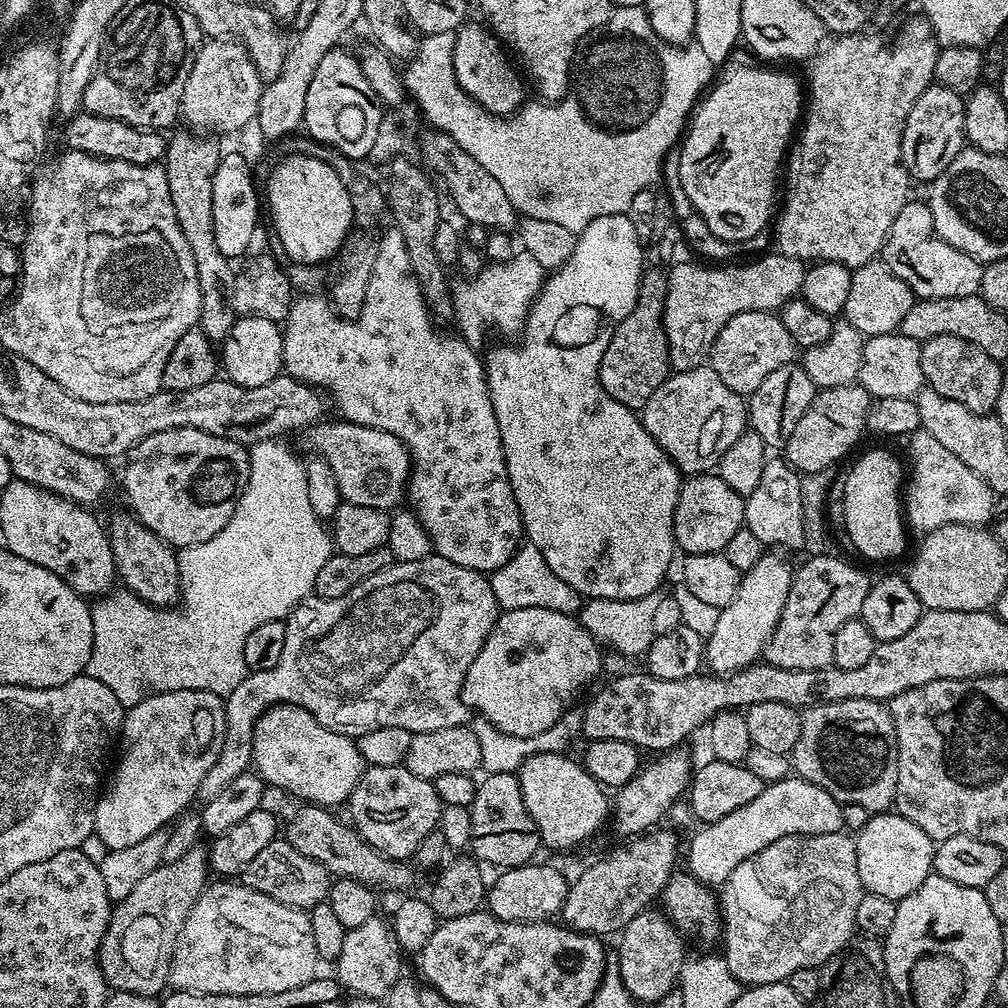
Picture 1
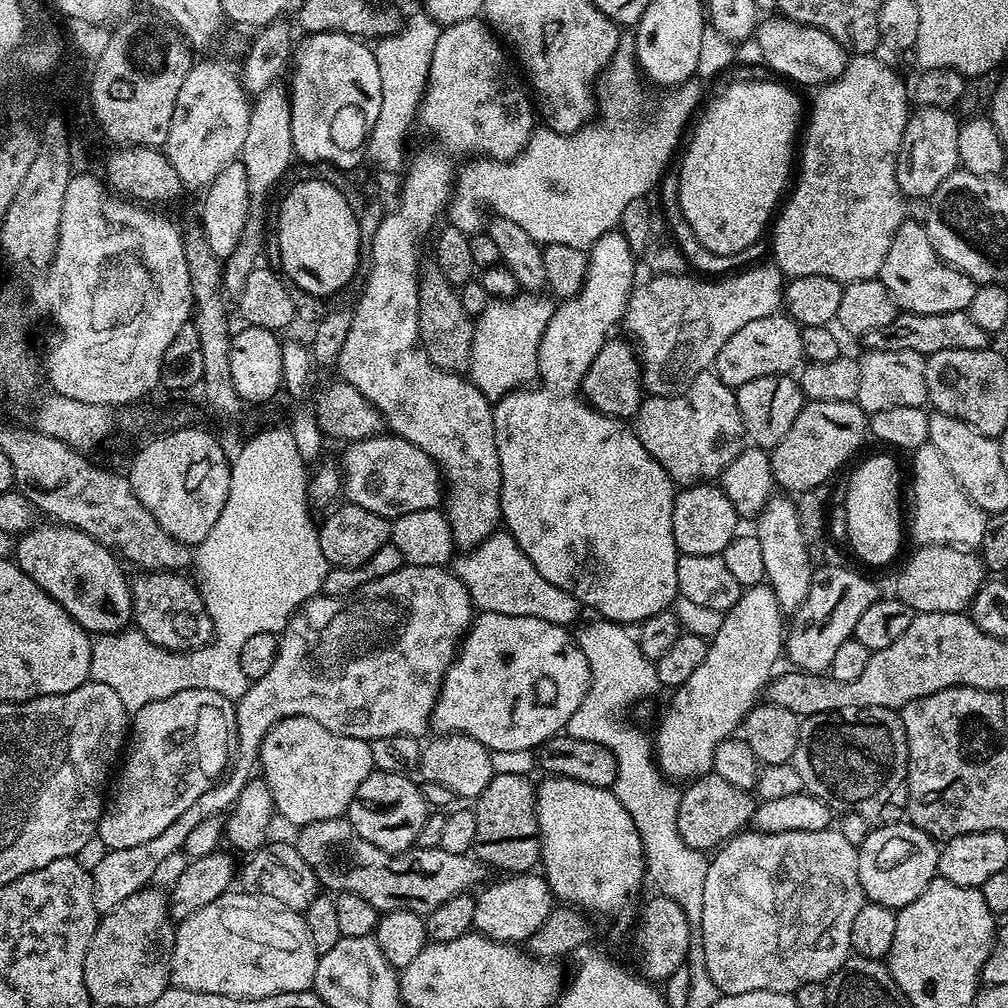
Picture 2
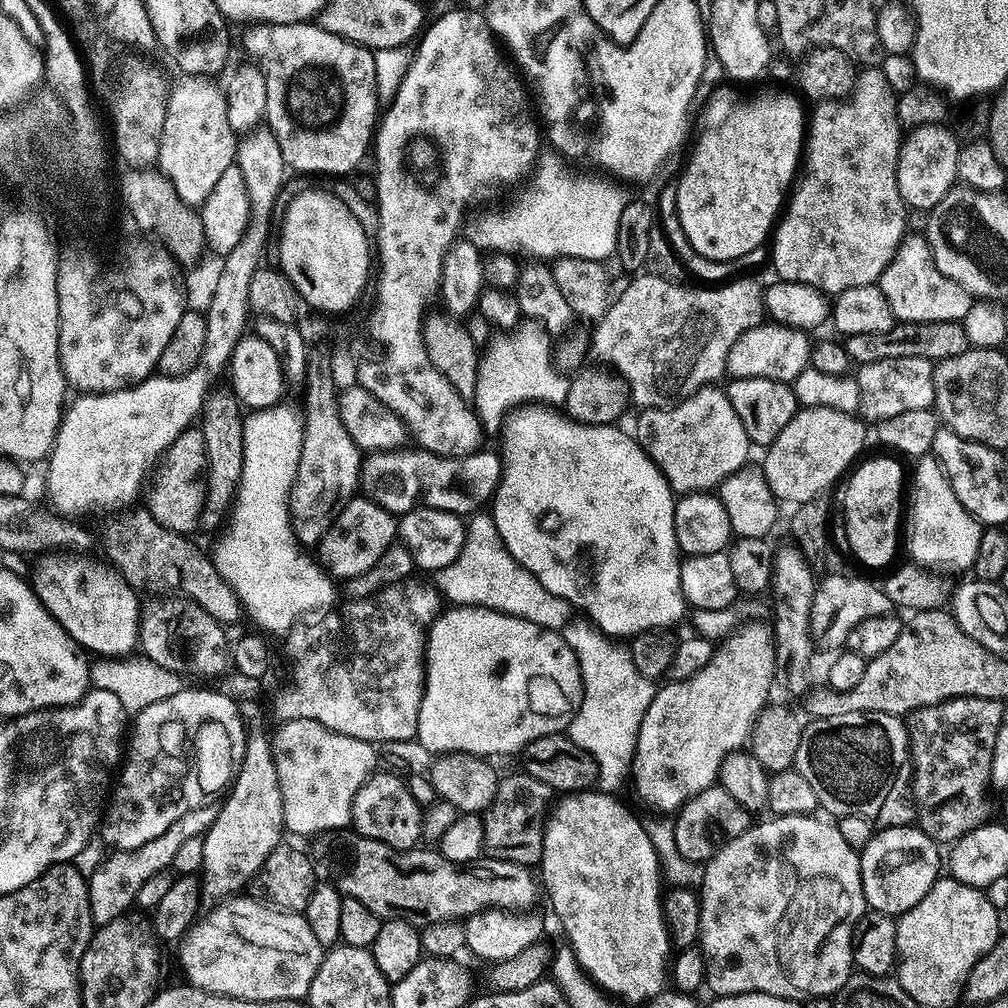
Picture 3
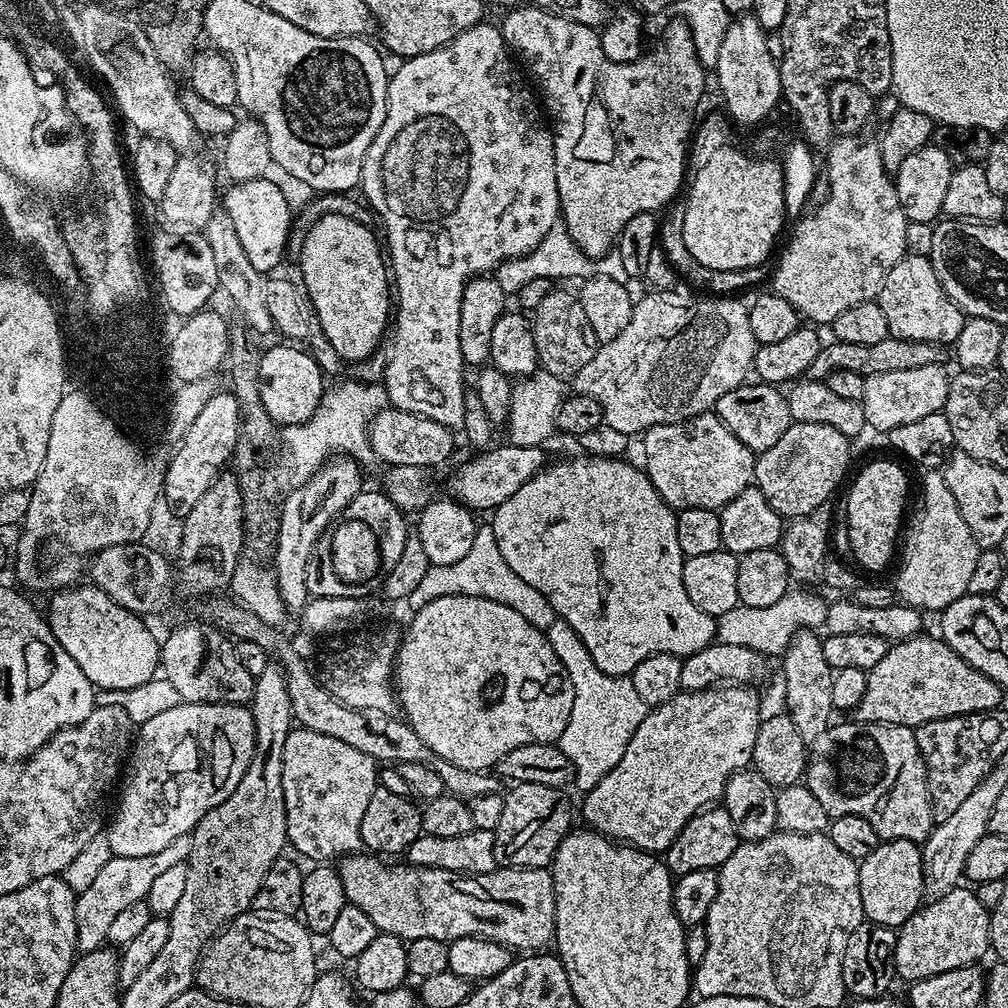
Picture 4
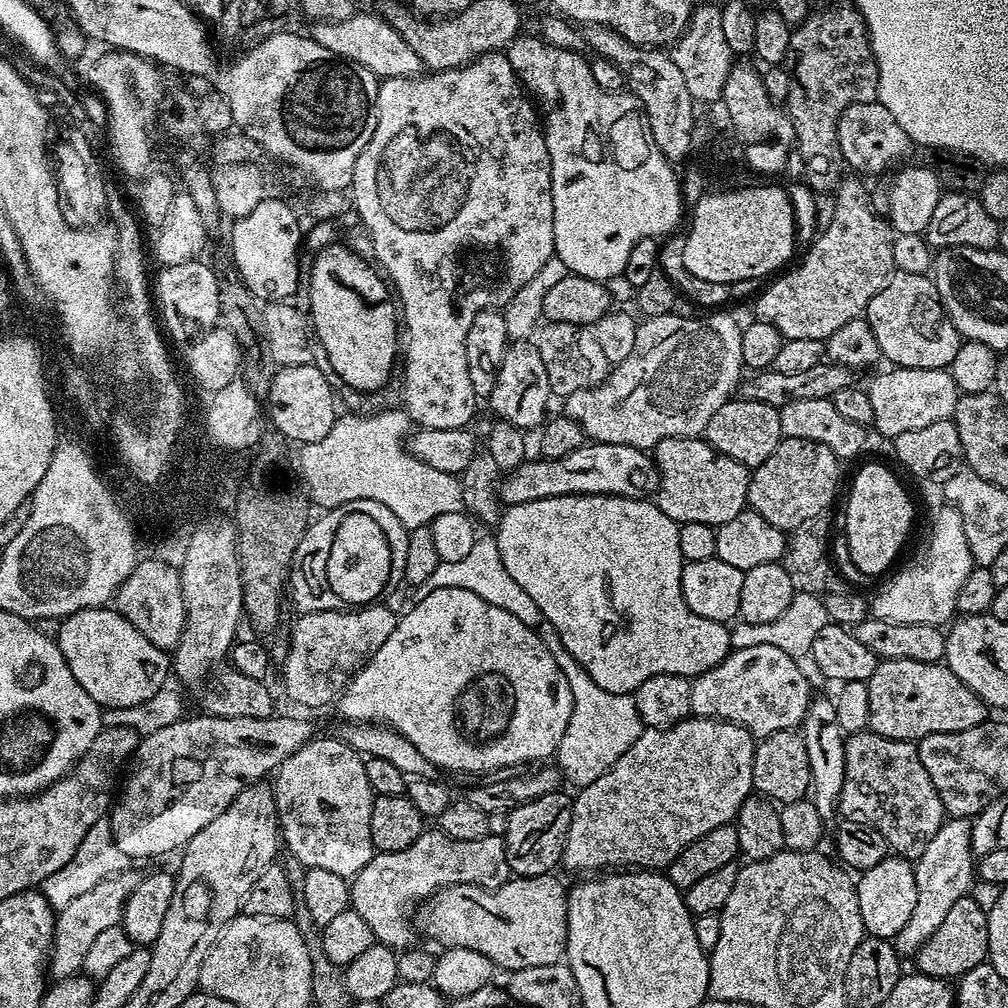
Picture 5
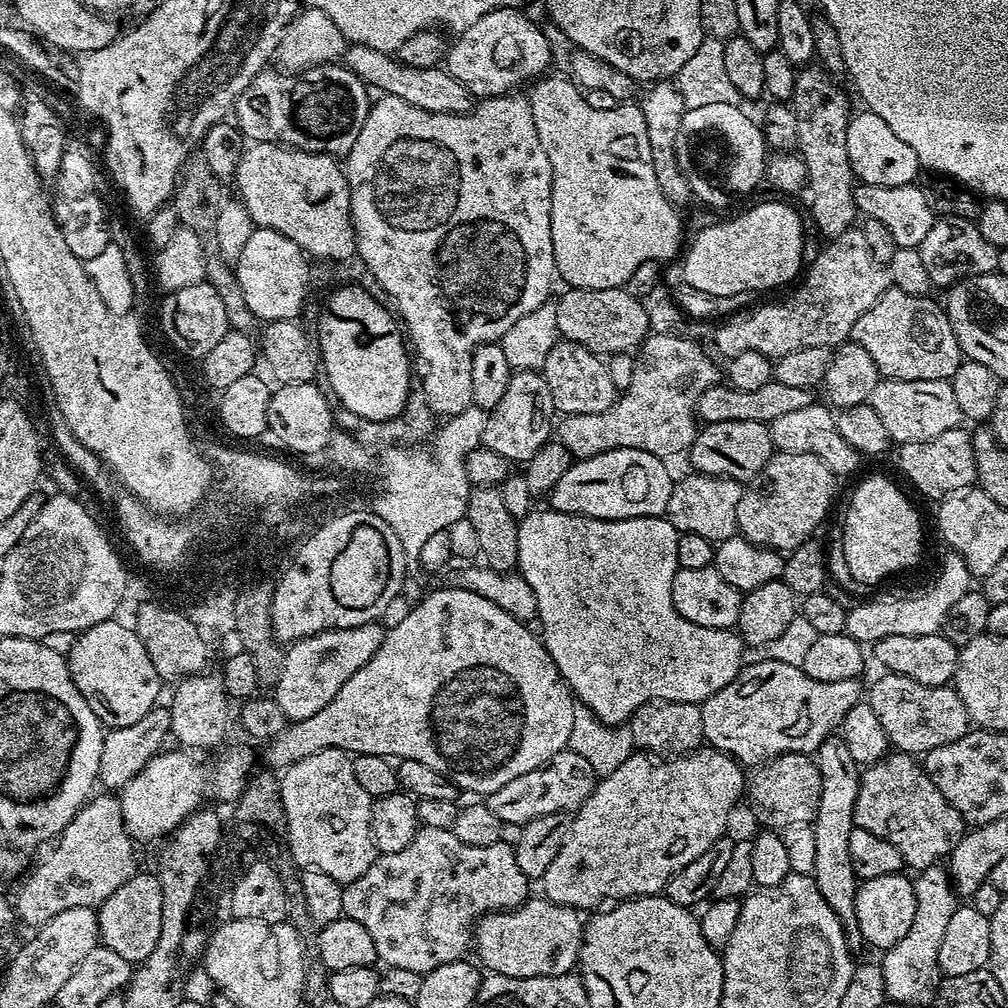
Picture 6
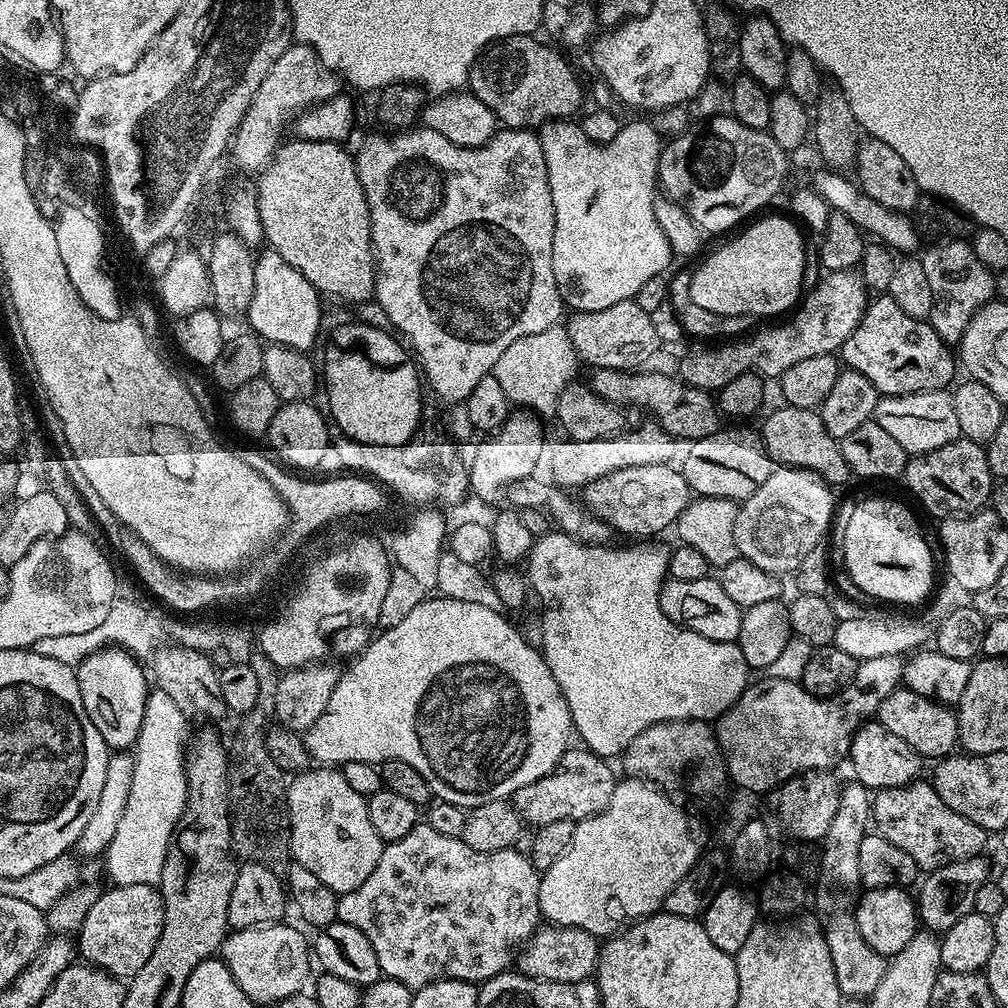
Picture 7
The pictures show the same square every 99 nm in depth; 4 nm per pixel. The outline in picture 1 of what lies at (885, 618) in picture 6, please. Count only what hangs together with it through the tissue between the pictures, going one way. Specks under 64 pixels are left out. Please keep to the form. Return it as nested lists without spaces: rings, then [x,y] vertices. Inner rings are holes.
[[[929,432],[912,433],[907,444],[912,455],[912,476],[910,472],[906,484],[906,520],[911,527],[913,524],[920,534],[927,534],[951,524],[984,526],[991,521],[996,511],[994,494],[970,466],[950,454],[950,450]]]

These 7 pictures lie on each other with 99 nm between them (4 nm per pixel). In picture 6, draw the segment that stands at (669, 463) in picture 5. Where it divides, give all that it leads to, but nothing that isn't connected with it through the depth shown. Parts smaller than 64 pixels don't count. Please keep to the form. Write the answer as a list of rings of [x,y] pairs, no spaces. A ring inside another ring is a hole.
[[[693,471],[692,476],[684,476],[672,485],[666,518],[677,532],[698,534],[701,538],[719,542],[737,535],[736,519],[738,502],[742,498],[745,485],[738,480],[727,480],[721,476],[703,476]]]

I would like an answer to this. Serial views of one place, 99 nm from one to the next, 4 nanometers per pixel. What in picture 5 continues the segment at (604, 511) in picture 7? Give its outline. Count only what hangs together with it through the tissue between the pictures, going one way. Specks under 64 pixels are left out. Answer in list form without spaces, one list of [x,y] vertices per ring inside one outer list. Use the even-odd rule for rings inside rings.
[[[586,442],[580,448],[570,450],[570,454],[562,458],[535,459],[525,459],[524,463],[511,469],[499,481],[501,505],[534,502],[538,498],[577,496],[578,494],[648,498],[655,493],[660,482],[660,473],[656,470],[655,459],[645,449],[634,446]]]

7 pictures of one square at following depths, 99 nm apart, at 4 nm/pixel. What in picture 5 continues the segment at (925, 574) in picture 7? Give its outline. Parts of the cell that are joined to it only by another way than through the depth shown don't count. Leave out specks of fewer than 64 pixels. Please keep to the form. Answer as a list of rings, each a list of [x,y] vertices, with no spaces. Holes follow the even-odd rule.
[[[862,465],[852,480],[848,505],[844,508],[844,540],[848,543],[848,556],[853,566],[864,576],[887,573],[893,567],[891,564],[901,559],[900,551],[912,532],[915,516],[903,482],[886,465]]]

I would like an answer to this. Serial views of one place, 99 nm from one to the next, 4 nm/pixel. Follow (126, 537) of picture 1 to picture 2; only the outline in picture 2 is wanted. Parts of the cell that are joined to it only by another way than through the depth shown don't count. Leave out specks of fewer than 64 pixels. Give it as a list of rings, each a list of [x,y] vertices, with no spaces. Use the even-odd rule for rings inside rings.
[[[141,571],[140,576],[137,580],[133,579],[131,581],[132,585],[132,618],[135,624],[135,627],[144,635],[144,637],[150,642],[154,642],[159,648],[165,648],[167,652],[191,652],[194,648],[204,648],[209,642],[214,639],[214,633],[212,630],[212,619],[210,614],[206,610],[206,606],[202,602],[200,597],[200,589],[191,579],[187,580],[187,575],[181,574],[180,572],[145,572]]]

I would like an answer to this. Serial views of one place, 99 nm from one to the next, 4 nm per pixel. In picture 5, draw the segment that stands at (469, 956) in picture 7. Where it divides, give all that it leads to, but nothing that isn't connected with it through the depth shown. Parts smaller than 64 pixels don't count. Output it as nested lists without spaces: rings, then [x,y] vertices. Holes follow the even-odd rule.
[[[425,830],[406,850],[397,852],[376,852],[356,876],[351,877],[350,887],[352,899],[350,906],[367,922],[372,931],[375,943],[384,944],[393,950],[405,950],[417,943],[417,929],[410,917],[414,909],[429,896],[439,892],[441,888],[449,888],[455,884],[476,884],[479,888],[497,888],[510,878],[503,836],[486,835],[474,842],[458,842],[458,838],[450,838],[438,830]]]

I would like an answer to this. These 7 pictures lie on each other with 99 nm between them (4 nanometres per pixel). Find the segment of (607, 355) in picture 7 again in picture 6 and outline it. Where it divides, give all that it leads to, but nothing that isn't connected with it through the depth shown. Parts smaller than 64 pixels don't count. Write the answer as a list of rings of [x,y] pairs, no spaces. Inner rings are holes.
[[[625,287],[606,290],[568,288],[561,294],[560,301],[555,301],[554,307],[557,333],[578,346],[586,346],[586,350],[601,358],[639,349],[650,332],[641,301],[631,297]]]

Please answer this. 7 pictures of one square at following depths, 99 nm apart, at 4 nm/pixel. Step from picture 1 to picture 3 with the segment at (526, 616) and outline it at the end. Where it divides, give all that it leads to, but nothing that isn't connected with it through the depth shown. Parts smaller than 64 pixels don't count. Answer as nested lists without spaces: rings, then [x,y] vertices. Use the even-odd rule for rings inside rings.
[[[452,606],[441,611],[440,615],[433,620],[426,633],[426,671],[424,673],[424,693],[418,710],[418,739],[426,750],[433,754],[449,752],[465,752],[483,758],[495,758],[494,756],[508,756],[511,752],[523,753],[528,744],[544,735],[563,733],[568,723],[574,718],[574,714],[580,705],[580,699],[584,693],[582,678],[578,670],[578,660],[574,658],[574,652],[570,646],[566,646],[563,635],[559,631],[543,629],[542,626],[534,625],[525,618],[514,617],[509,613],[502,613],[494,609]]]

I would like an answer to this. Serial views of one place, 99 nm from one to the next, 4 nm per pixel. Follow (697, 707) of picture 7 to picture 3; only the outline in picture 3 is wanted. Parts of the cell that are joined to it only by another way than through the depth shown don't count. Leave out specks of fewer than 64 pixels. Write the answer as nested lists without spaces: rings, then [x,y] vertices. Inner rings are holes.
[[[526,404],[515,408],[498,433],[500,439],[499,455],[502,457],[504,473],[500,476],[500,484],[496,494],[490,501],[490,515],[497,527],[504,548],[525,567],[551,594],[564,598],[573,609],[580,608],[585,617],[596,625],[605,636],[611,638],[633,638],[644,632],[653,630],[672,630],[680,619],[685,619],[686,605],[682,586],[680,585],[680,562],[682,553],[674,538],[674,506],[677,497],[666,482],[662,470],[644,453],[642,446],[636,443],[616,424],[580,424],[570,419],[563,411],[543,404]]]

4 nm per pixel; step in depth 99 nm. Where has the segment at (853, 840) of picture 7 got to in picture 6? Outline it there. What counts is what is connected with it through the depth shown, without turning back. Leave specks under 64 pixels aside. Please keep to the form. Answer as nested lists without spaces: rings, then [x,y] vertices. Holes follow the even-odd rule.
[[[833,734],[822,742],[822,746],[814,753],[818,766],[818,774],[822,774],[822,794],[818,798],[816,819],[812,824],[815,839],[814,870],[815,879],[822,898],[834,910],[844,928],[844,935],[849,945],[861,943],[856,917],[856,890],[858,881],[854,874],[854,866],[850,866],[850,834],[854,827],[854,802],[858,798],[861,765],[854,762],[850,750],[846,750],[846,742],[839,734]]]

